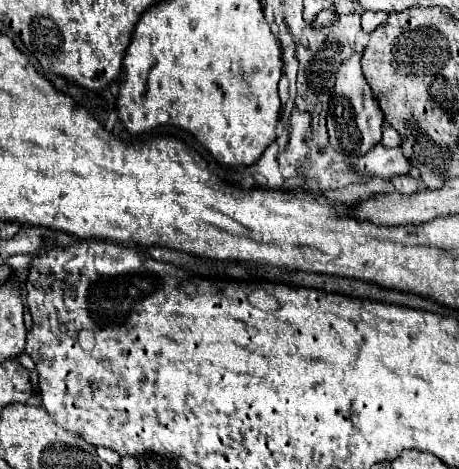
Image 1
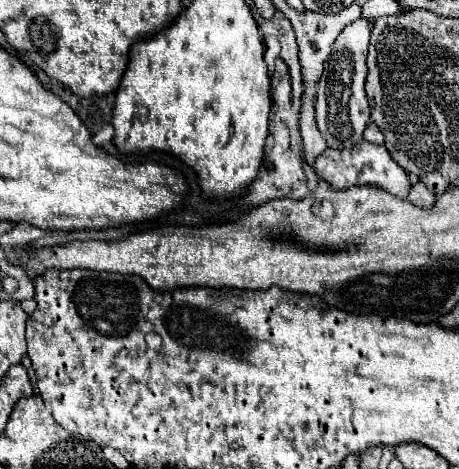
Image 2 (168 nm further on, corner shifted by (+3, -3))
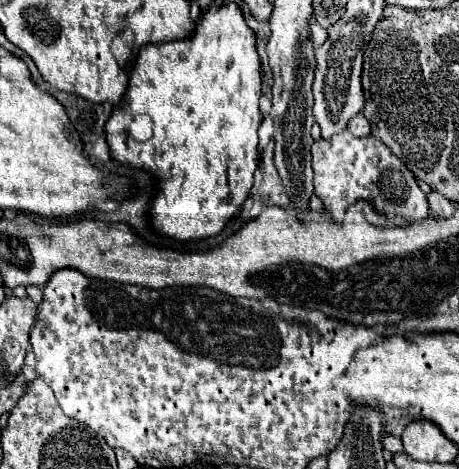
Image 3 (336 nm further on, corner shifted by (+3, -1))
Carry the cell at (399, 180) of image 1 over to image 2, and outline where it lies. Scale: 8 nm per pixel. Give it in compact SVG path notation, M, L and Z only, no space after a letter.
M418 182L418 184L412 186L408 200L412 204L420 206L420 208L432 208L434 206L434 194L426 186L422 186L422 182Z

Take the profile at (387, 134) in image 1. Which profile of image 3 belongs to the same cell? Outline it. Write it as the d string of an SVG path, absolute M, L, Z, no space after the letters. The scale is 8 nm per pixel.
M360 114L360 116L356 116L356 118L350 120L348 130L350 130L354 136L370 136L370 130L372 130L372 128L370 128L368 120Z

